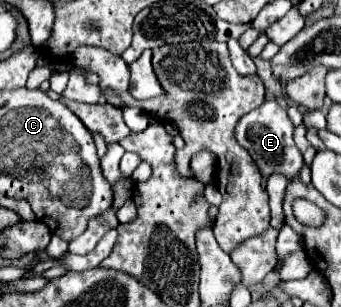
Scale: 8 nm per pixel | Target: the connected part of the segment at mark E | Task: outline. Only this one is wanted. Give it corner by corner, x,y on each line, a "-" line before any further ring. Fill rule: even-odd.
265,99
265,105
243,115
235,127
235,137
251,153
263,179
269,179
273,173
285,175
289,181
295,181
299,177
299,171
303,169
303,157
293,141
293,123
287,117
285,109
281,109
275,101

